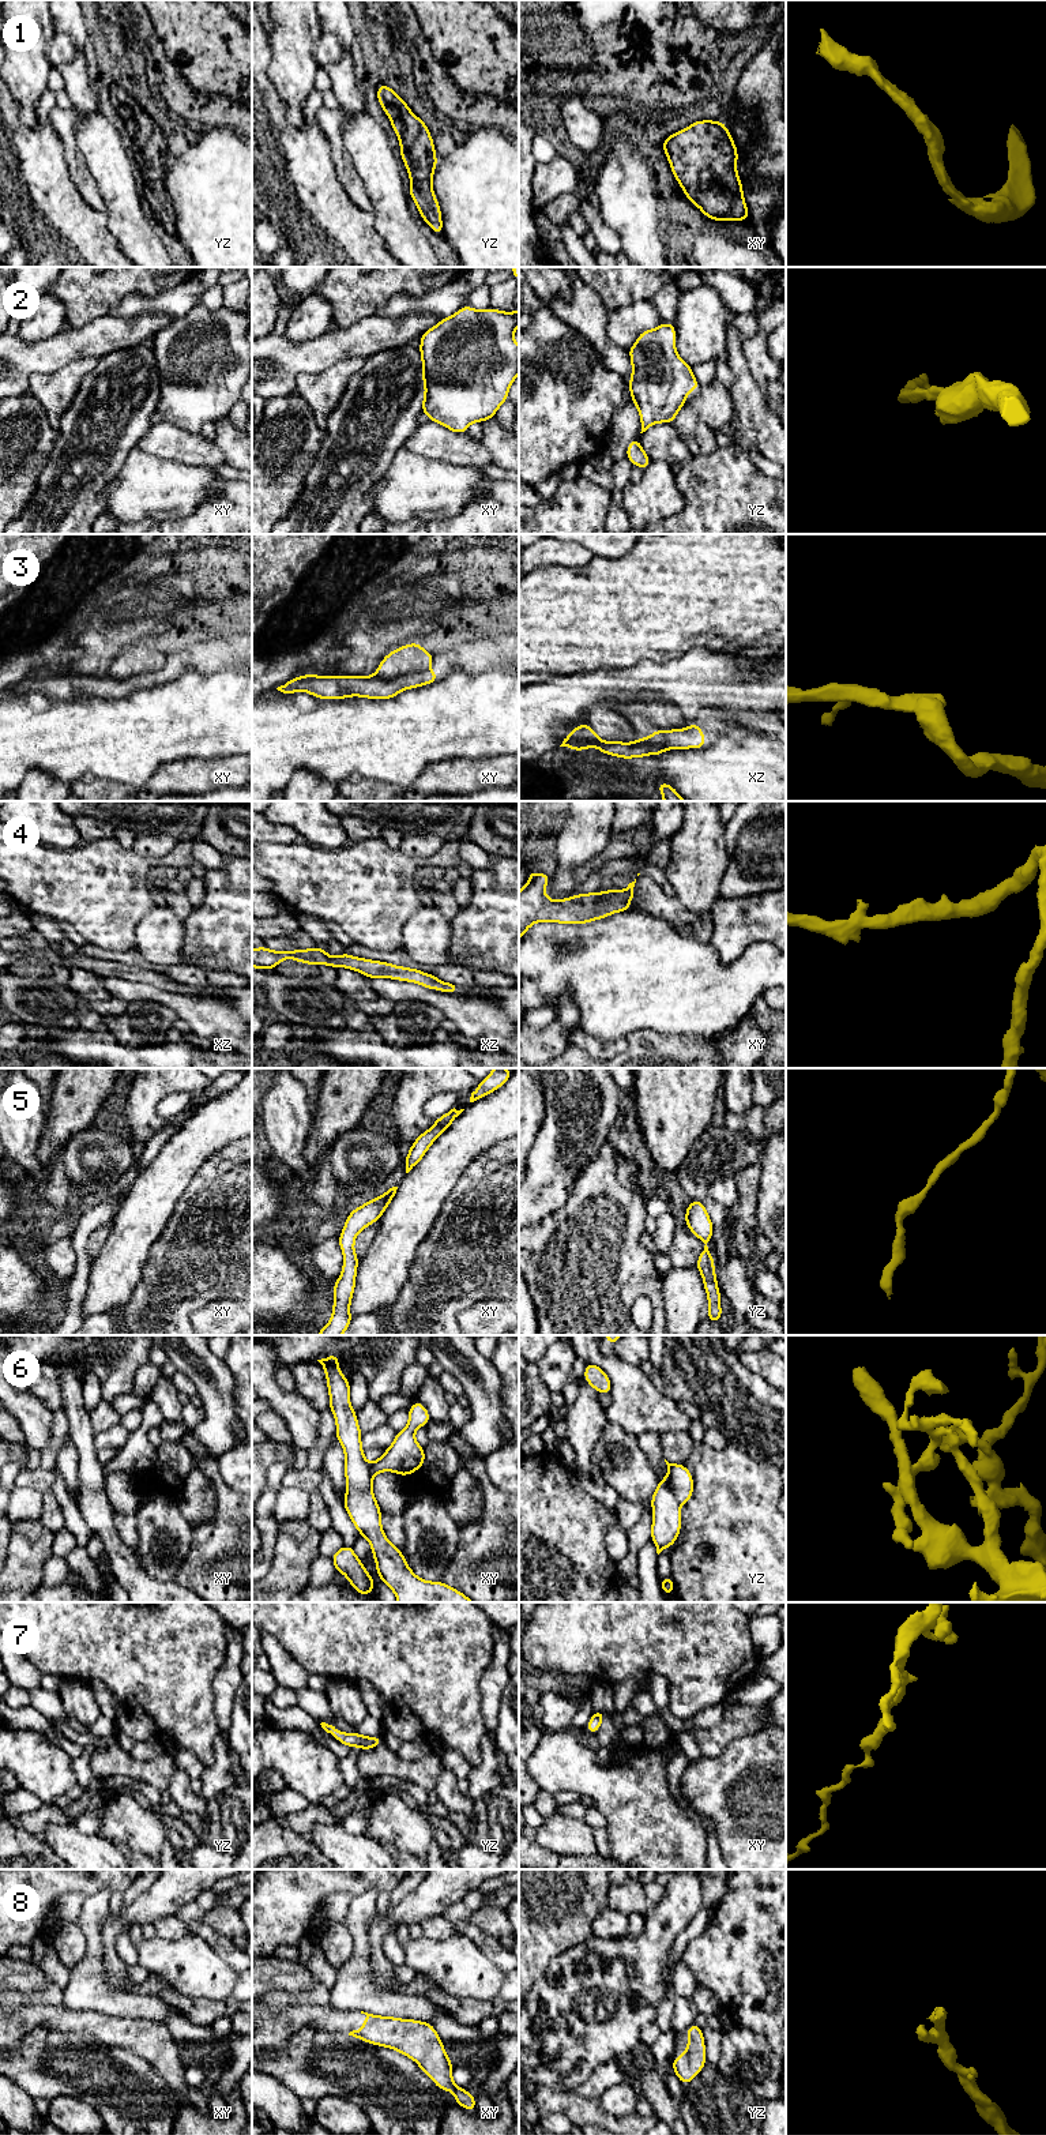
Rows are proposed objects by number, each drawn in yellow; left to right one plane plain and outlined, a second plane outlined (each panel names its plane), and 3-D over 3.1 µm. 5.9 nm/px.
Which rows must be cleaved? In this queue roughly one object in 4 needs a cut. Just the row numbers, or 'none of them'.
3, 6

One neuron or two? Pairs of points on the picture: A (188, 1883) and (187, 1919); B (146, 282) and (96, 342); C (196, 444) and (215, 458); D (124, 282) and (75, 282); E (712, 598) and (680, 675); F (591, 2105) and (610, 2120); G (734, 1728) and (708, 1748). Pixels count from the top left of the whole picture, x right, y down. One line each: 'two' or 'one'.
A: two
B: two
C: one
D: one
E: two
F: one
G: one

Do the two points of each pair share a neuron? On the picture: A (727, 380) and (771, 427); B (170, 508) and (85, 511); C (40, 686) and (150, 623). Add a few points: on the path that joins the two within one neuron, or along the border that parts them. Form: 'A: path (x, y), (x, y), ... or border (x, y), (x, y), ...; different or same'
A: border (726, 361), (733, 373), (733, 386), (730, 388); different
B: border (116, 481), (102, 495), (102, 512); different
C: border (67, 675), (101, 675); different

